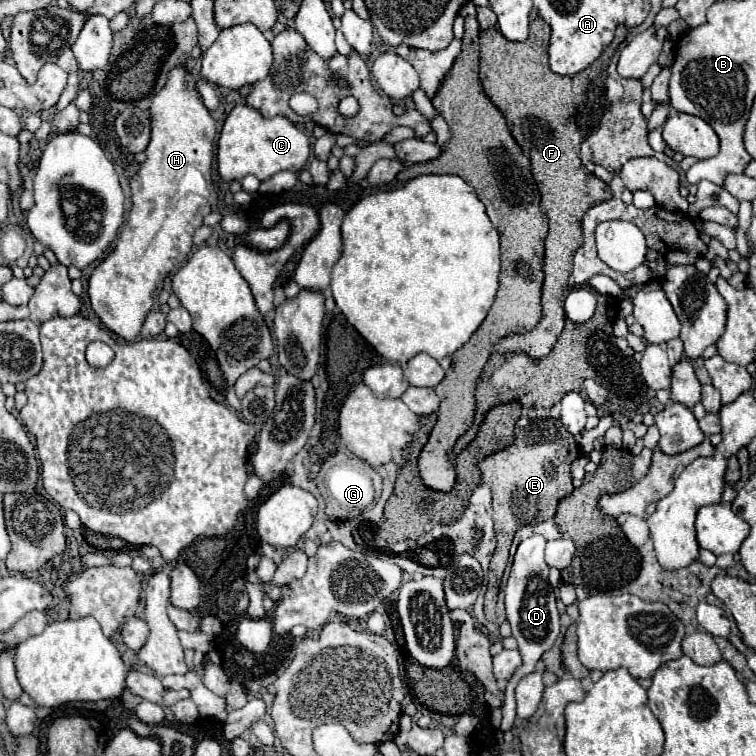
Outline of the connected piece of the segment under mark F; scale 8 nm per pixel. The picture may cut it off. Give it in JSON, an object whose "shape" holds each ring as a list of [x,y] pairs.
{"shape":[[[537,17],[531,23],[527,41],[507,41],[495,27],[481,31],[479,37],[479,79],[487,97],[505,115],[511,135],[529,157],[531,173],[541,193],[541,207],[549,217],[549,235],[545,239],[543,265],[542,317],[539,325],[529,333],[507,335],[495,345],[497,353],[527,353],[535,359],[545,357],[563,331],[563,291],[571,275],[573,255],[583,241],[581,219],[589,207],[613,197],[605,181],[597,179],[595,175],[591,179],[591,173],[579,159],[579,147],[585,127],[601,123],[601,117],[605,111],[609,111],[609,101],[605,95],[607,67],[613,53],[626,38],[627,29],[619,25],[613,43],[601,53],[601,57],[573,77],[561,77],[549,69],[547,52],[550,35],[549,23]]]}

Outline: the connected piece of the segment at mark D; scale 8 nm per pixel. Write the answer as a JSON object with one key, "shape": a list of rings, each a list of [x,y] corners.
{"shape":[[[533,535],[525,541],[519,543],[513,565],[511,565],[511,573],[505,585],[505,609],[507,609],[507,621],[511,625],[513,637],[519,643],[519,653],[523,657],[521,667],[517,669],[517,673],[511,677],[511,681],[507,683],[505,689],[505,701],[503,701],[503,723],[501,723],[501,731],[511,729],[517,713],[515,713],[515,687],[521,681],[521,677],[529,675],[535,671],[537,661],[543,657],[545,651],[549,651],[559,635],[559,611],[557,611],[557,603],[555,603],[555,595],[553,595],[553,587],[549,583],[549,565],[545,563],[543,557],[543,549],[545,549],[545,539],[539,535]]]}

